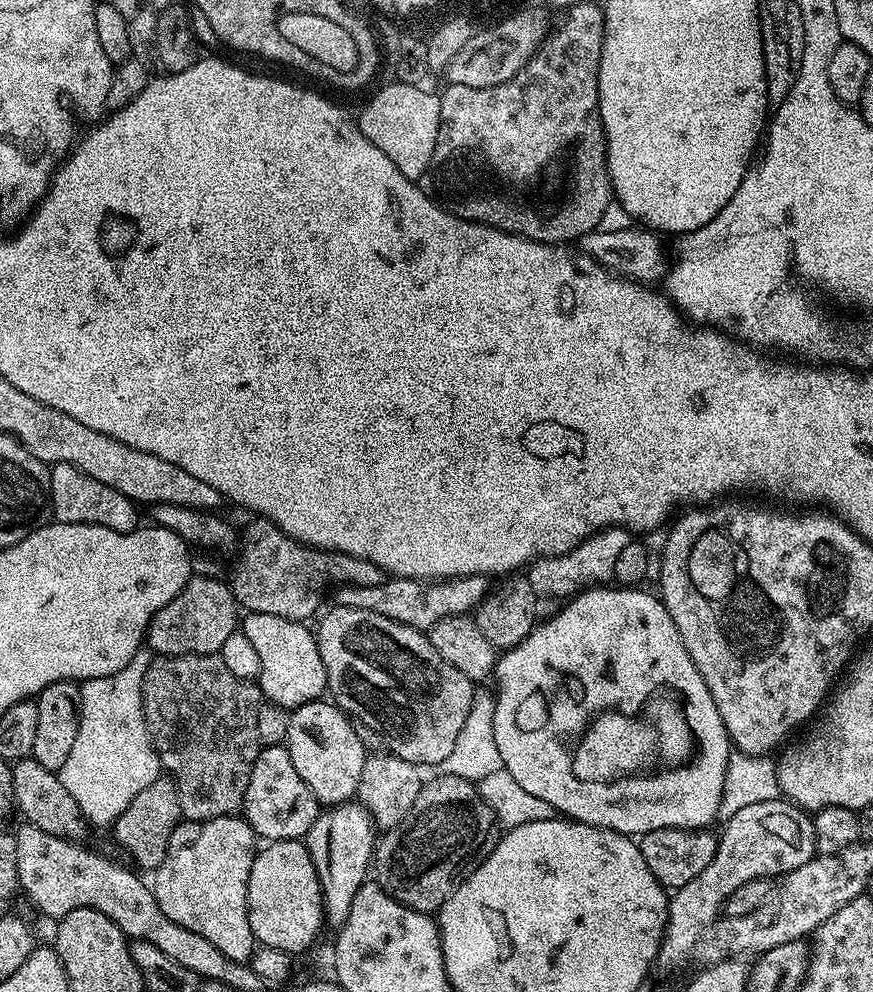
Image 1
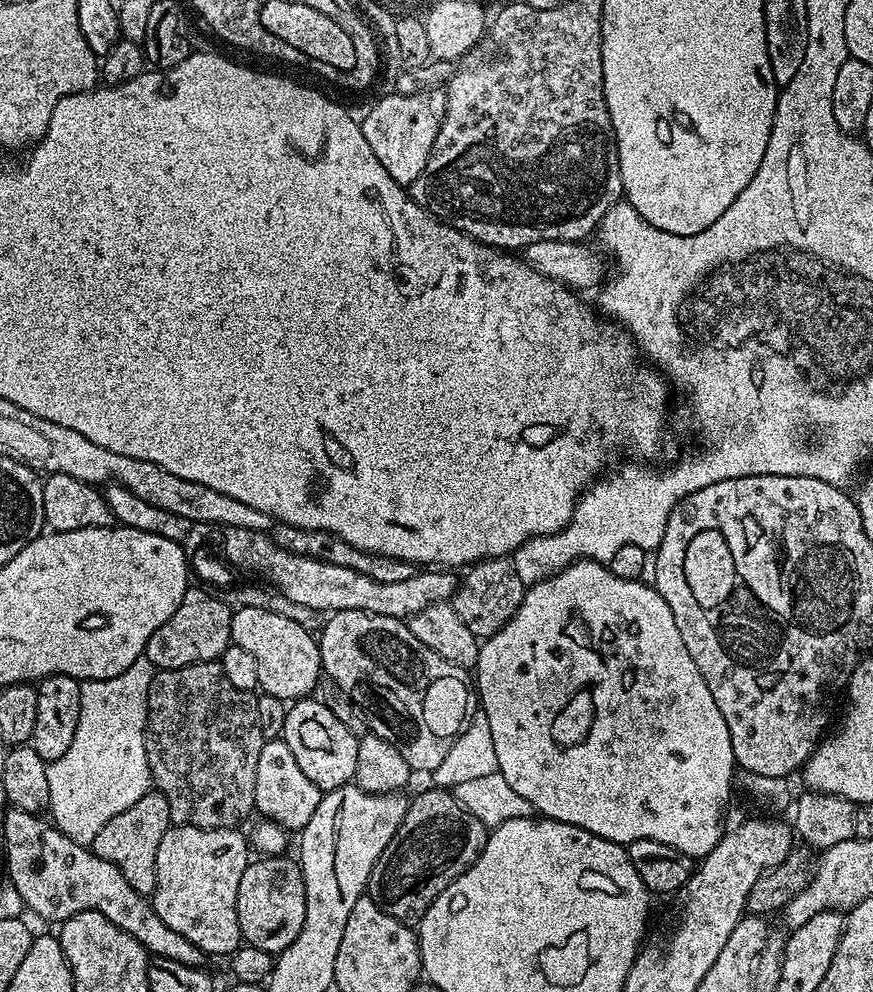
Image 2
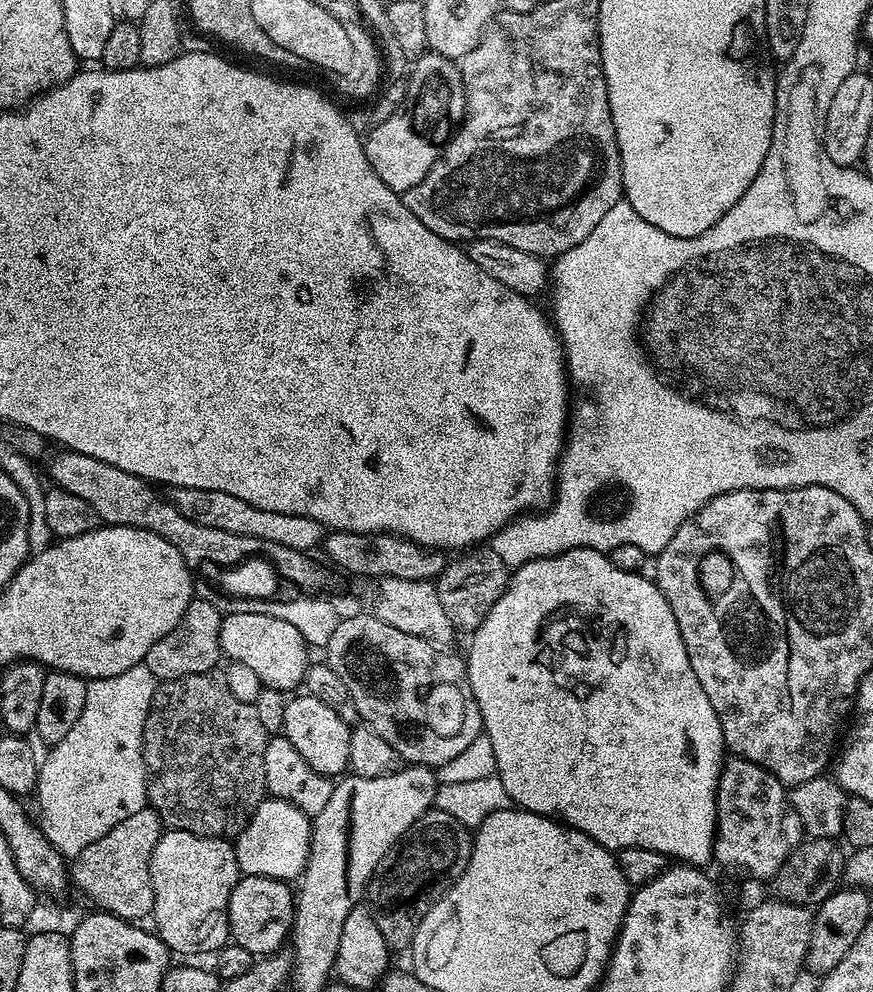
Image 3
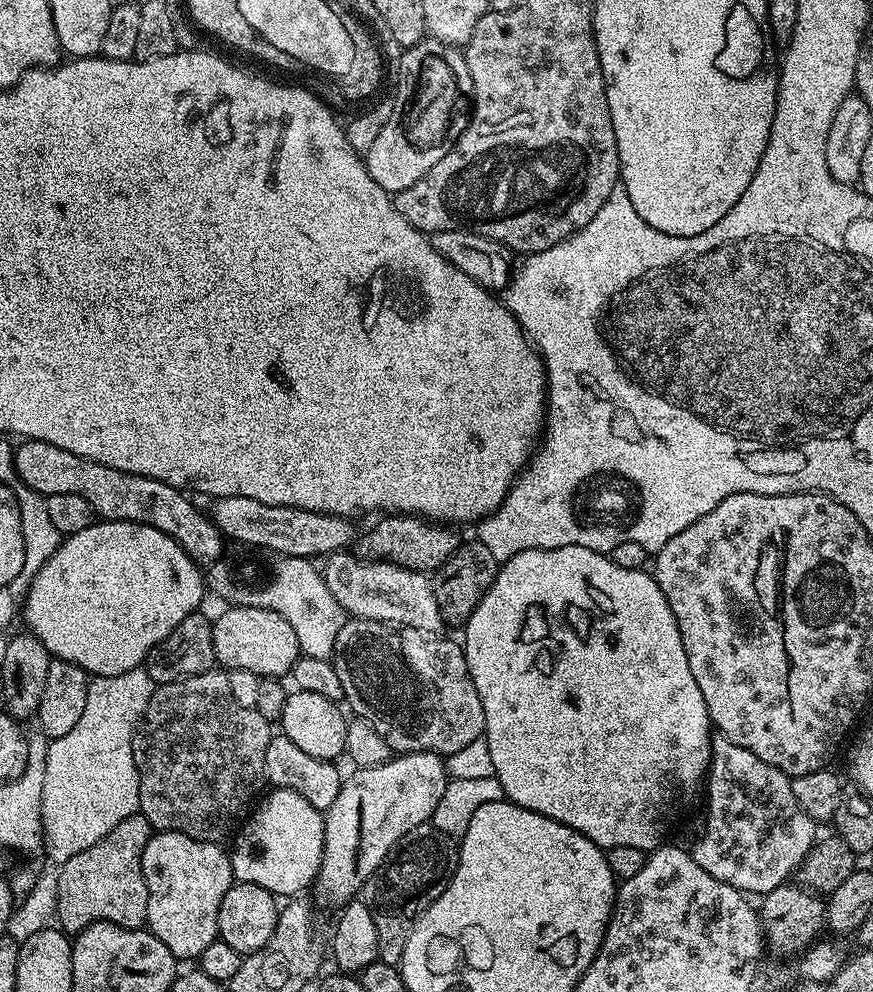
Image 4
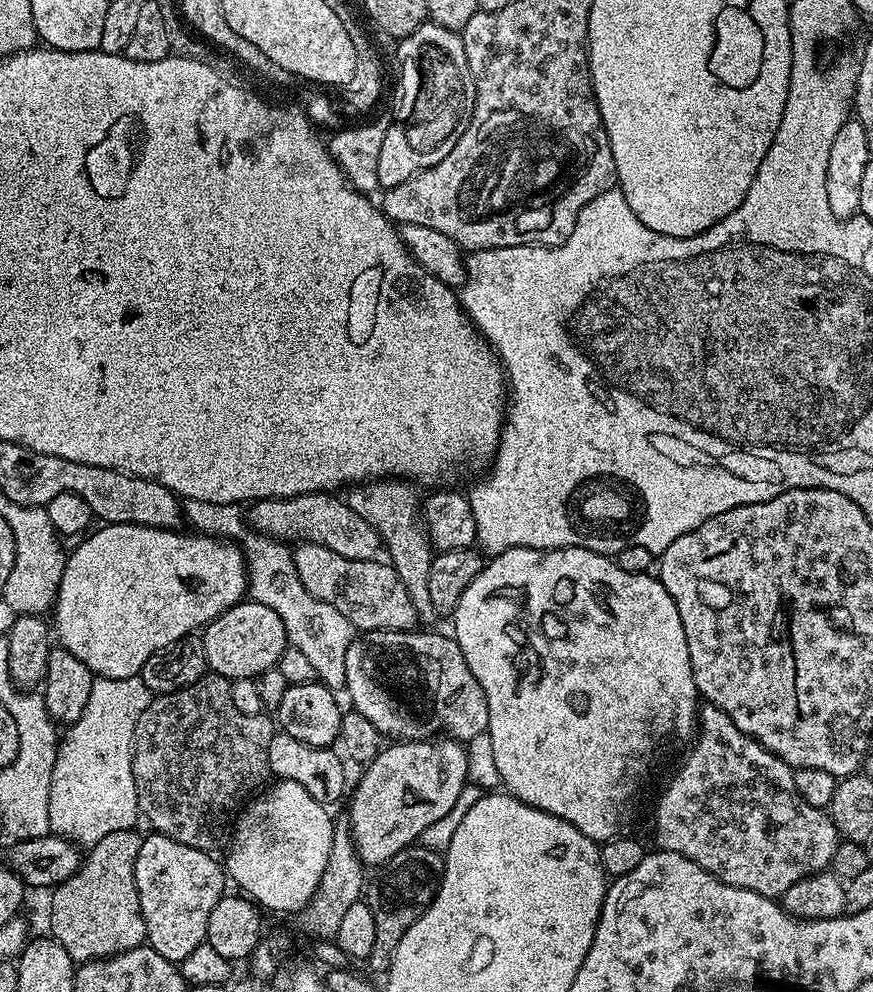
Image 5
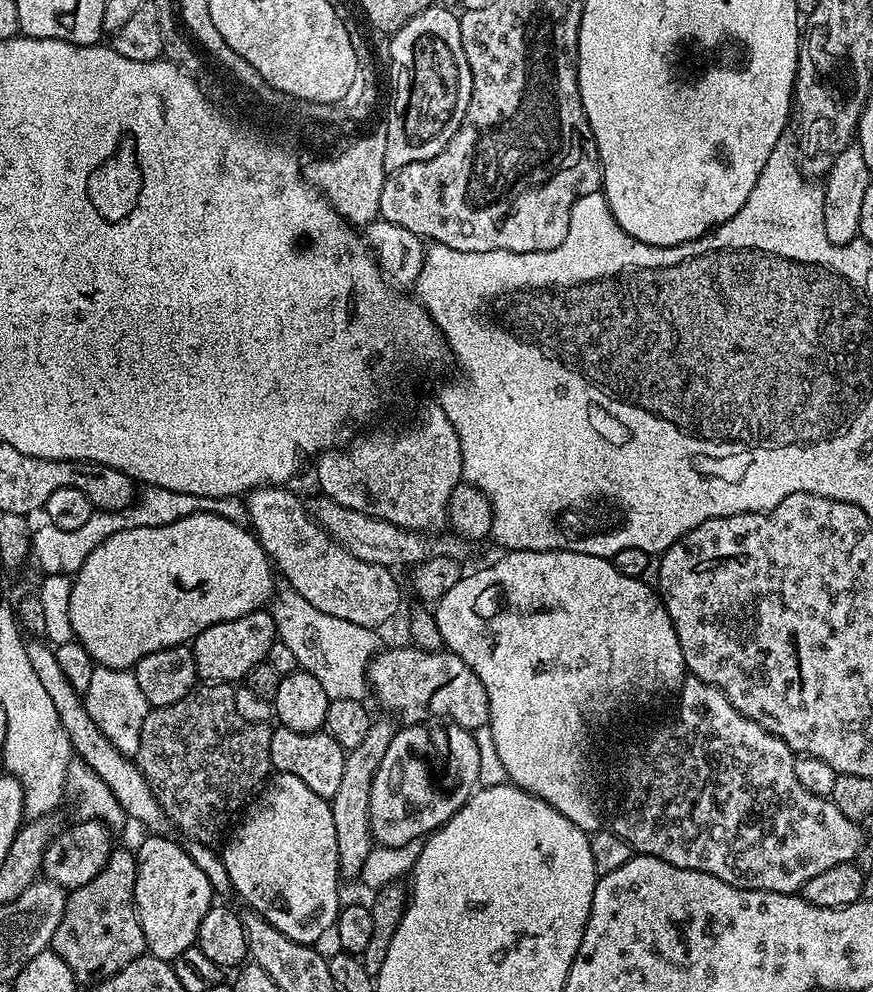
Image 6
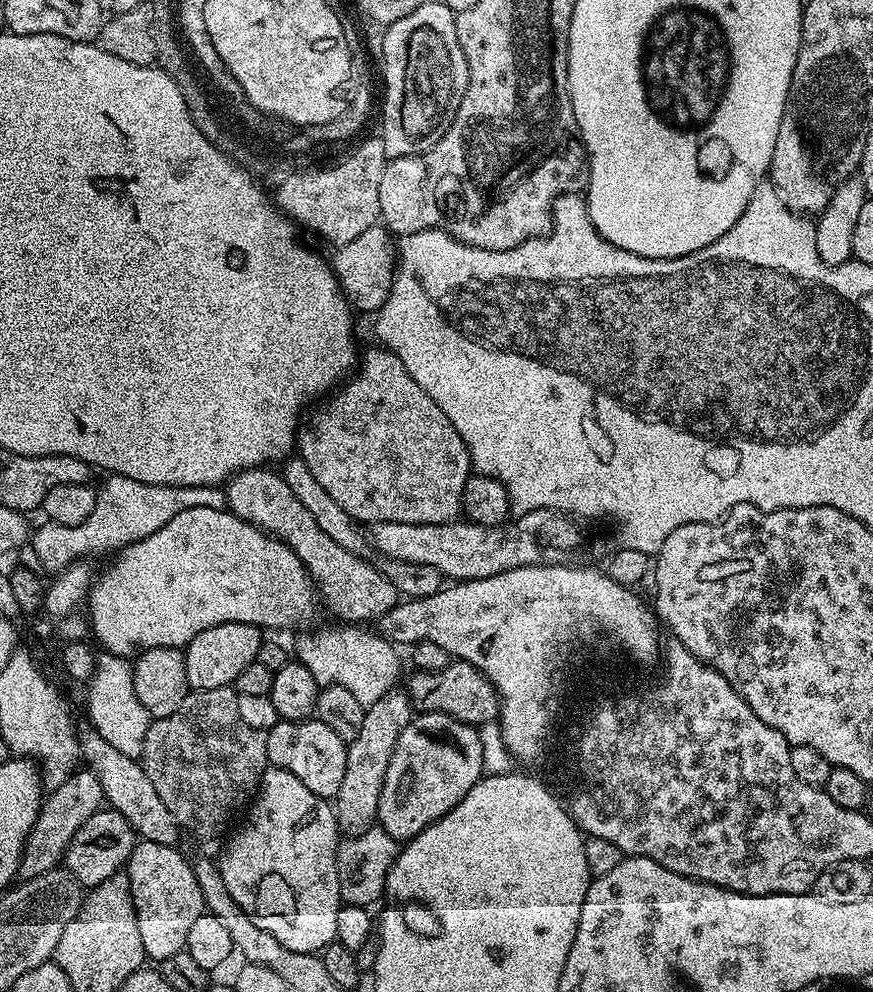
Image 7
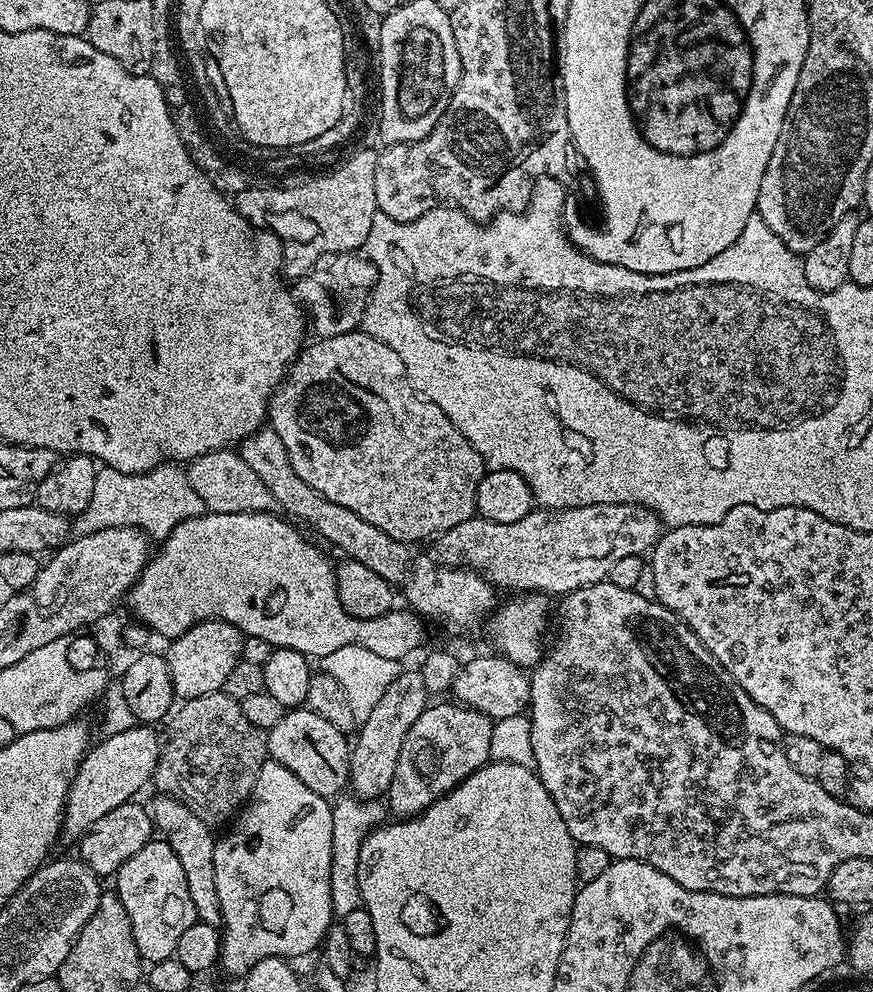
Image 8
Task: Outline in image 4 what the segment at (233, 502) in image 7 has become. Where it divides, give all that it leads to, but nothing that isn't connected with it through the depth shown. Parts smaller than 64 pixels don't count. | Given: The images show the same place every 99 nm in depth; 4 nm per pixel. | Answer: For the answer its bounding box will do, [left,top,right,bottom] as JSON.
[322,550,446,632]

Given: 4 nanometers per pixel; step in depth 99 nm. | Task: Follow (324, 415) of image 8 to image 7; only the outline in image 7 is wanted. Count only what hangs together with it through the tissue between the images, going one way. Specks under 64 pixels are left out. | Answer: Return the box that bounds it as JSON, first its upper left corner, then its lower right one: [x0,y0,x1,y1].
[298,346,473,525]

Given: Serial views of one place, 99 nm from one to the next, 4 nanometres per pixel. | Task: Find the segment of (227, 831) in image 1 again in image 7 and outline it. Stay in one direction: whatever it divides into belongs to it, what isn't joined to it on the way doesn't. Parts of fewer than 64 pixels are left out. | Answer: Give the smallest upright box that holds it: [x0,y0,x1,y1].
[126,839,206,962]

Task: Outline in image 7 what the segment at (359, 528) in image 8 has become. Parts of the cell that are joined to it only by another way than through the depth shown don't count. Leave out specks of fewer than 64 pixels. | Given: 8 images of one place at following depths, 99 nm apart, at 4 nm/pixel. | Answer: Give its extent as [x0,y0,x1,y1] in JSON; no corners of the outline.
[282,459,445,600]

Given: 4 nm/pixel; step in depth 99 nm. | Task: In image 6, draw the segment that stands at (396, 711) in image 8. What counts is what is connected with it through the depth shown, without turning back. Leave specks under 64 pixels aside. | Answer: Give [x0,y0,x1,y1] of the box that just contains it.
[330,719,398,877]

